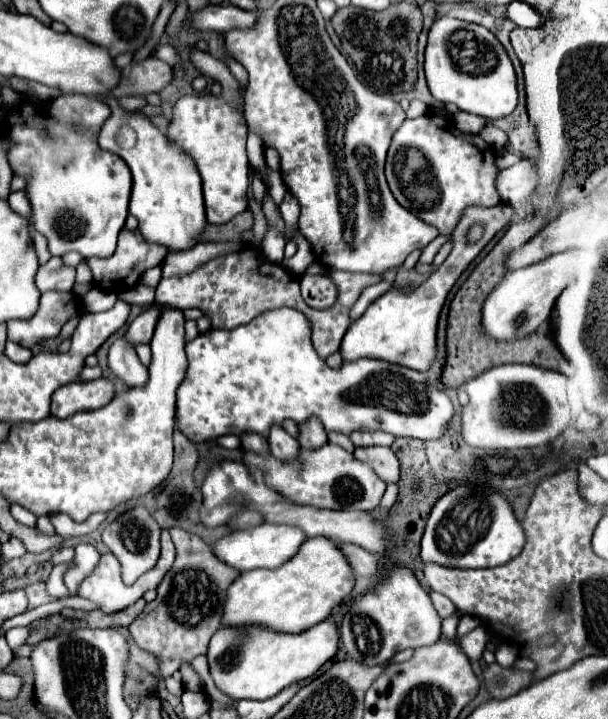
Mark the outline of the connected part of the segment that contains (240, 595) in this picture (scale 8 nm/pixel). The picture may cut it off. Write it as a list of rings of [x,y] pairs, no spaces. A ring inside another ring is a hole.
[[[309,538],[299,552],[293,556],[293,560],[285,562],[283,566],[275,570],[249,570],[243,572],[227,590],[227,602],[223,612],[221,626],[245,626],[245,624],[263,624],[279,632],[303,632],[325,618],[331,616],[333,608],[343,602],[345,596],[351,594],[355,588],[355,574],[347,560],[347,556],[341,552],[341,546],[337,542],[331,542],[329,538]]]

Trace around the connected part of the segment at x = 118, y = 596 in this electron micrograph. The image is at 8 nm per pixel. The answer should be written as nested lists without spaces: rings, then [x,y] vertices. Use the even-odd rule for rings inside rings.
[[[162,530],[160,545],[160,556],[159,560],[157,560],[157,564],[155,564],[155,568],[149,570],[149,572],[145,572],[133,586],[125,586],[125,584],[123,584],[119,560],[117,560],[113,554],[103,554],[99,566],[95,568],[95,572],[83,580],[83,584],[81,584],[81,588],[79,588],[79,596],[87,598],[87,600],[91,600],[91,602],[97,602],[99,608],[101,608],[101,612],[107,612],[107,614],[109,614],[109,612],[123,610],[123,608],[131,606],[133,602],[141,600],[147,590],[155,590],[155,588],[157,588],[157,584],[163,580],[163,576],[169,572],[169,568],[171,568],[171,564],[173,564],[173,560],[175,560],[175,546],[173,546],[173,542],[171,542],[169,530]]]

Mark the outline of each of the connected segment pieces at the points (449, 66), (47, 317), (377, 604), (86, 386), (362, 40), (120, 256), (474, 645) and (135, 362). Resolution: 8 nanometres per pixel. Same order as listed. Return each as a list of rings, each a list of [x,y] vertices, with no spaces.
[[[443,16],[433,22],[425,48],[425,76],[435,100],[455,104],[459,110],[497,120],[517,106],[517,80],[513,64],[501,42],[483,26]]]
[[[45,292],[33,318],[7,322],[7,338],[23,348],[33,348],[41,338],[57,338],[77,308],[77,298],[71,292]]]
[[[395,566],[377,588],[355,600],[339,632],[347,656],[365,666],[379,666],[389,662],[399,650],[437,642],[441,636],[441,618],[415,574],[405,566]]]
[[[97,378],[89,382],[71,382],[61,386],[53,394],[51,414],[57,418],[69,418],[81,410],[95,410],[105,406],[115,396],[115,384],[109,378]]]
[[[397,2],[383,12],[369,12],[347,6],[331,18],[343,52],[353,60],[357,76],[375,94],[407,92],[417,82],[417,38],[423,28],[423,14],[417,4]]]
[[[121,230],[119,234],[119,244],[117,244],[117,250],[111,258],[91,258],[87,260],[89,266],[91,266],[91,272],[93,272],[93,280],[99,288],[103,290],[109,290],[109,292],[123,292],[123,290],[129,290],[133,288],[139,280],[127,280],[127,278],[141,278],[141,274],[149,268],[155,268],[163,262],[163,258],[167,256],[167,250],[159,244],[149,244],[139,230],[131,232],[131,230]]]
[[[469,632],[461,638],[457,638],[457,642],[461,644],[461,650],[471,658],[471,660],[481,660],[481,654],[485,650],[485,644],[489,640],[487,632]]]
[[[123,337],[117,338],[109,348],[109,368],[129,388],[147,384],[147,368],[141,364],[135,346]]]

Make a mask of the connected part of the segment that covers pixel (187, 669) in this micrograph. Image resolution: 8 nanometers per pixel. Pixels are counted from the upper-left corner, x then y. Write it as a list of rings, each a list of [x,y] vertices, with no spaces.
[[[183,664],[181,674],[183,674],[183,686],[187,690],[201,690],[201,678],[197,678],[197,672],[191,670],[191,664]]]

